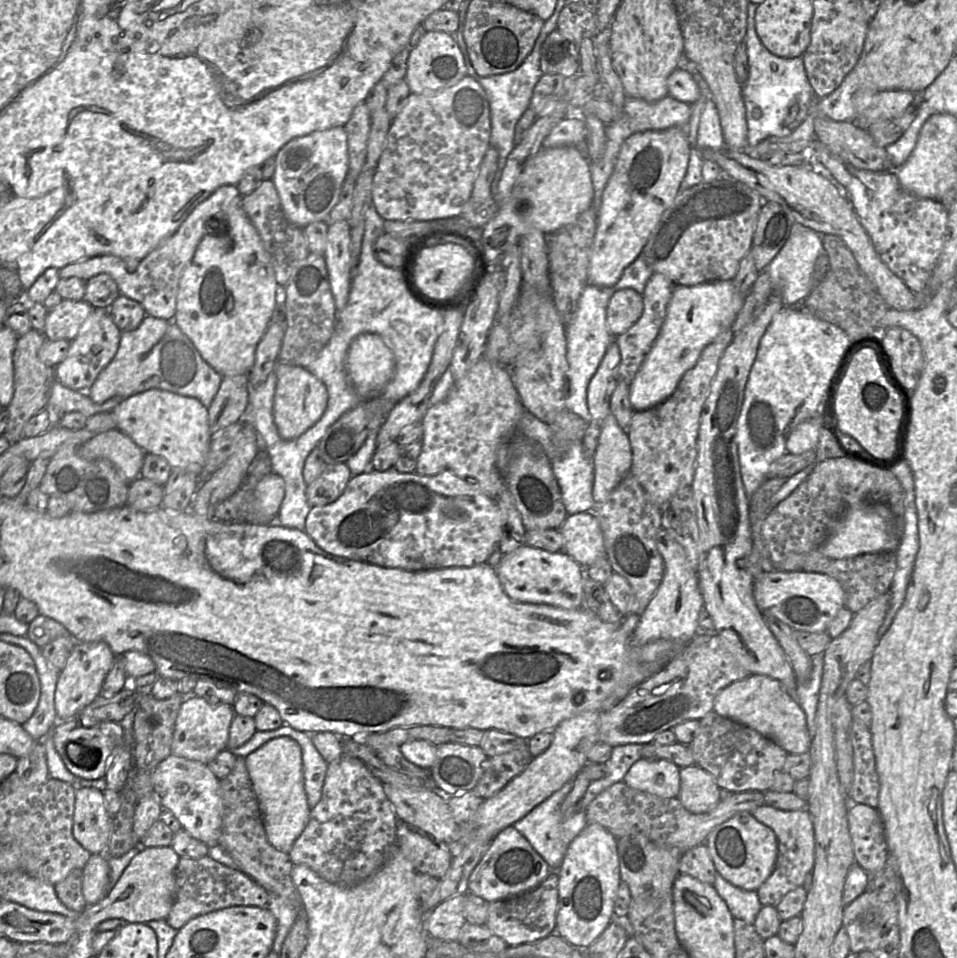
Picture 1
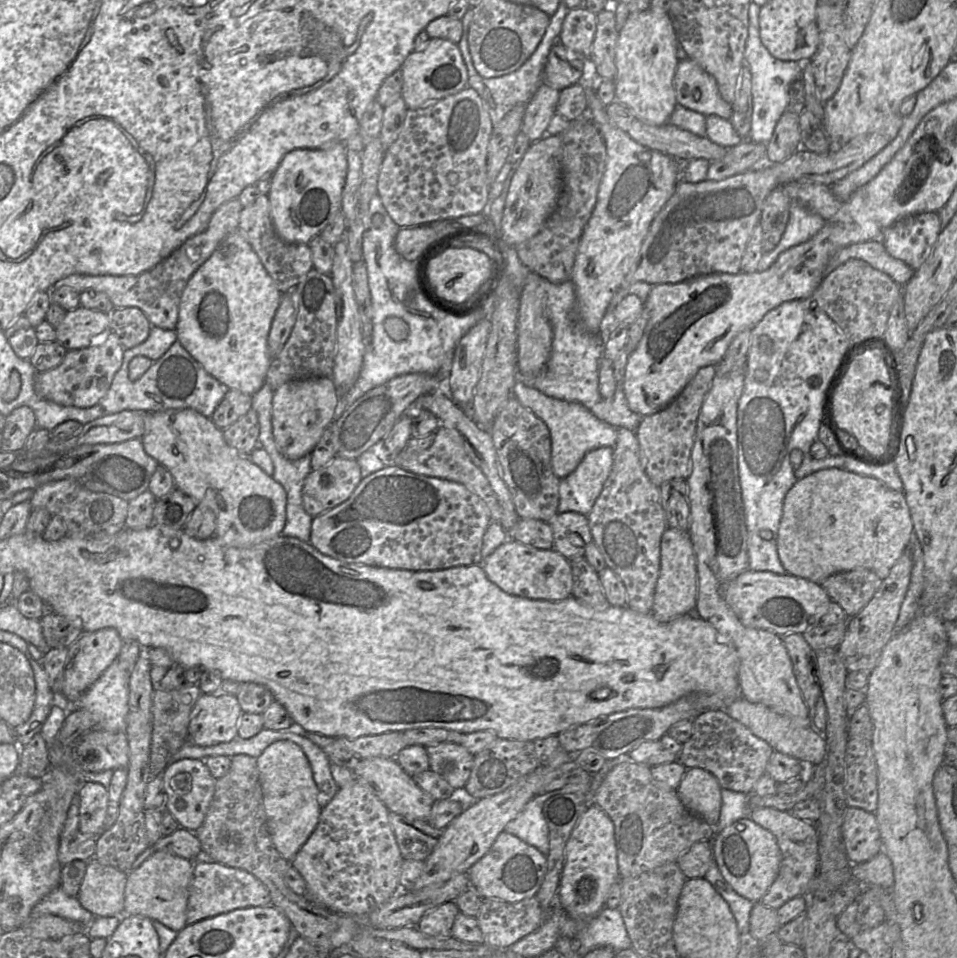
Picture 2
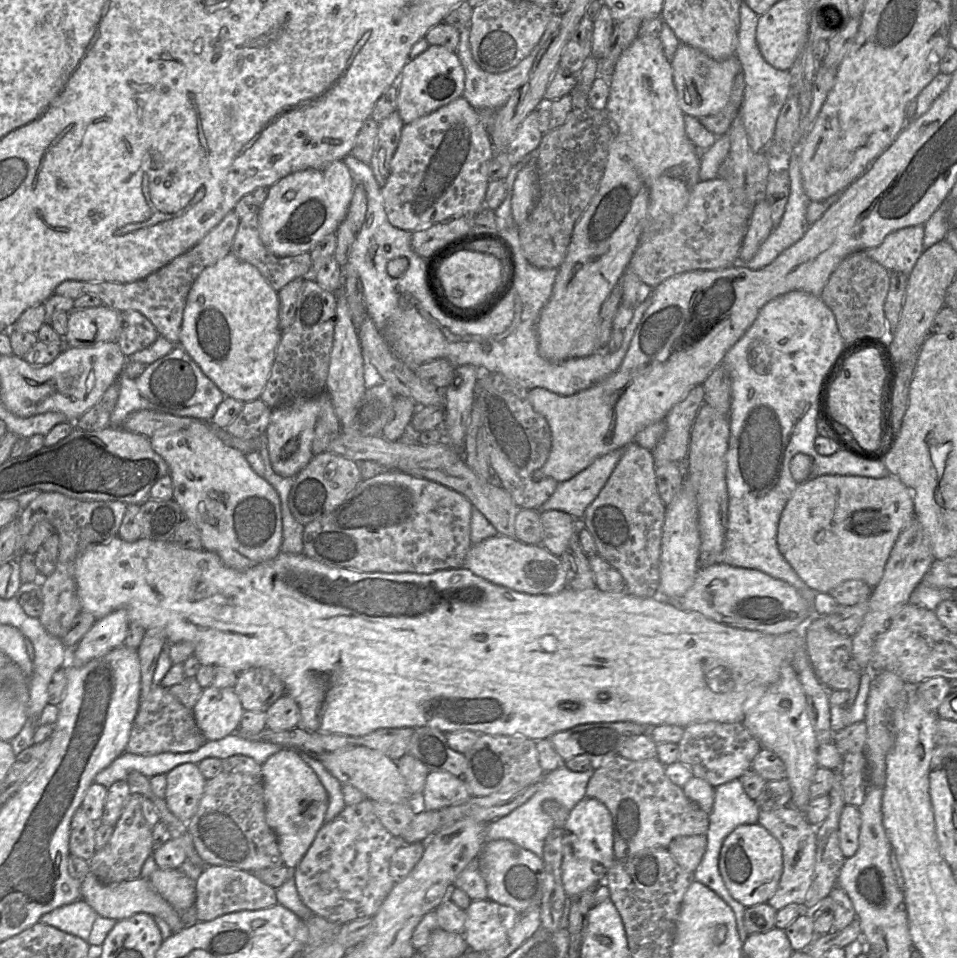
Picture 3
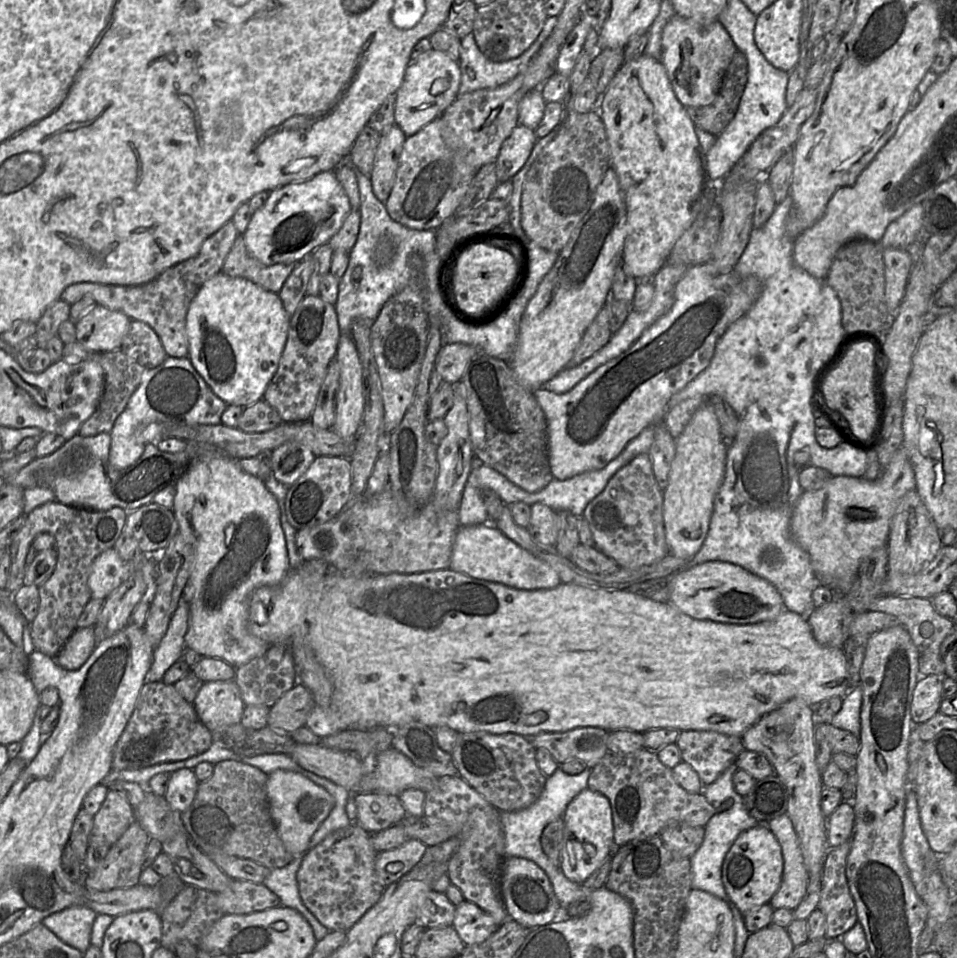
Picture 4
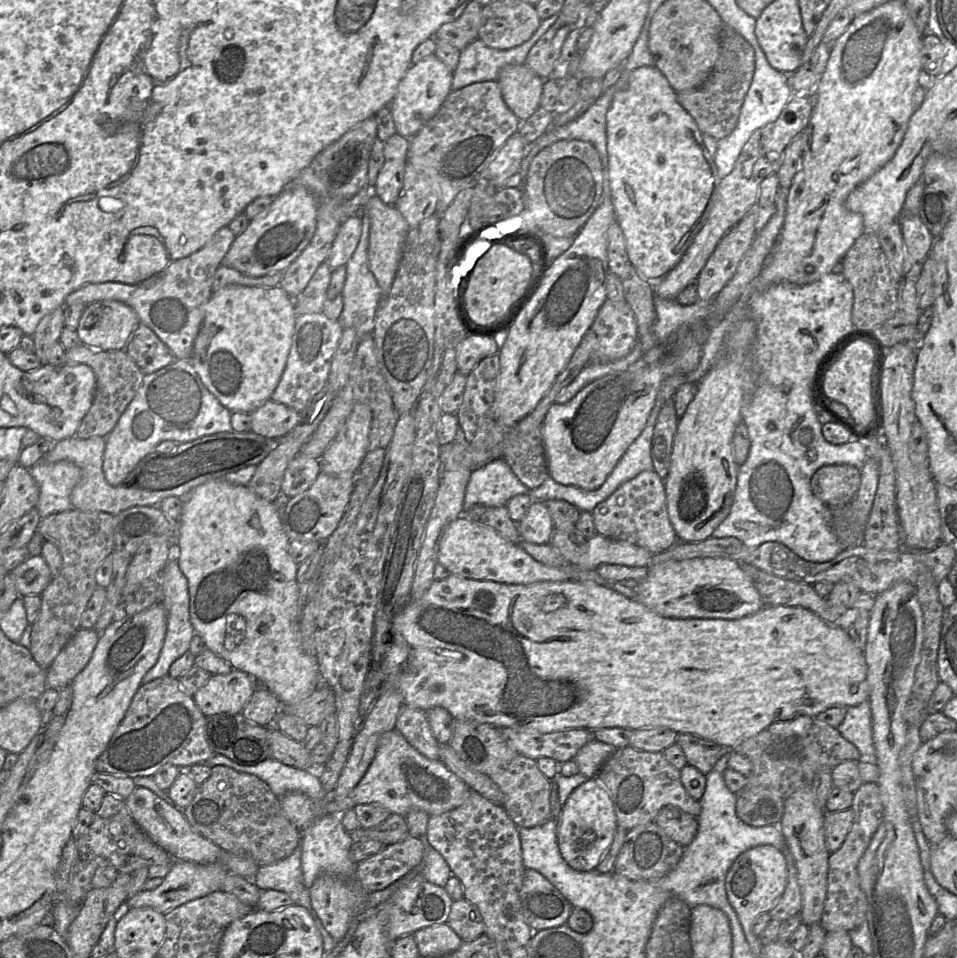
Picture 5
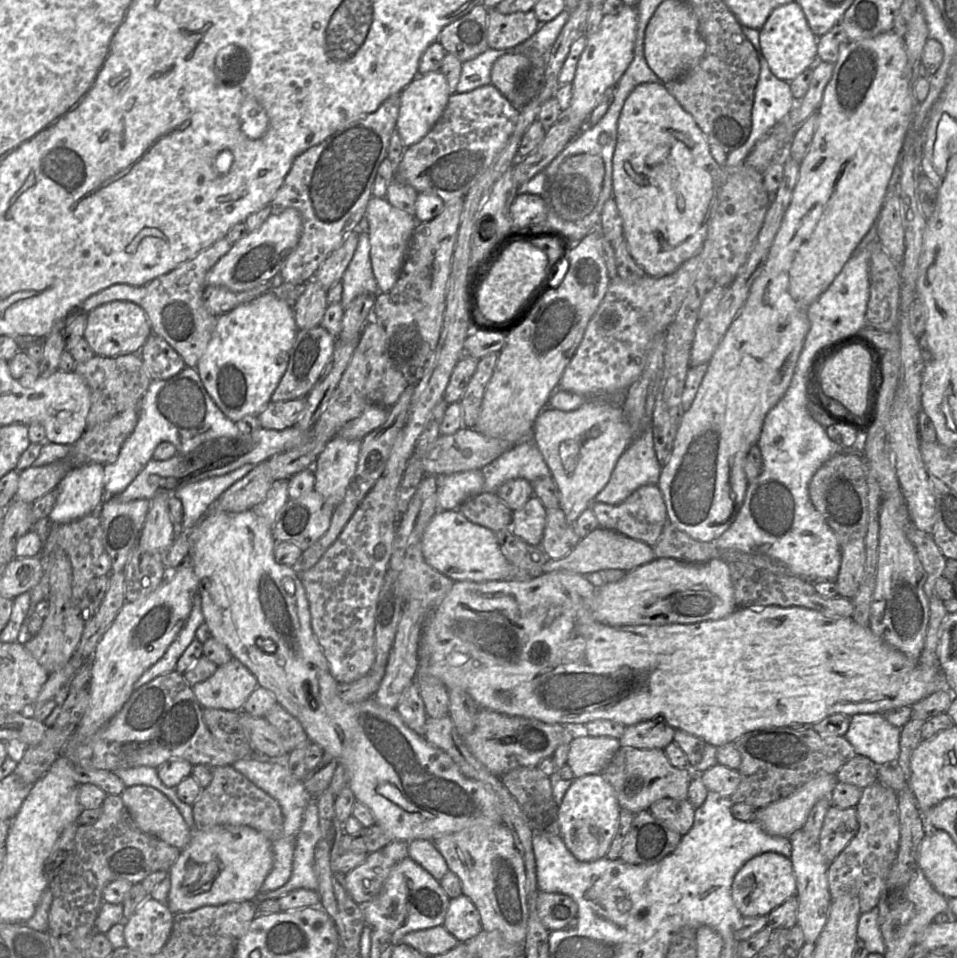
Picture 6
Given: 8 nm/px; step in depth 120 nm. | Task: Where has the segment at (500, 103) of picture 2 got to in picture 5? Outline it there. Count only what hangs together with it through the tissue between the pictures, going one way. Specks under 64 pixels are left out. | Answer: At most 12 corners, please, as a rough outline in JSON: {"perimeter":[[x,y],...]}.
{"perimeter":[[558,15],[541,21],[520,46],[499,50],[479,38],[461,51],[452,90],[495,81],[525,64]]}

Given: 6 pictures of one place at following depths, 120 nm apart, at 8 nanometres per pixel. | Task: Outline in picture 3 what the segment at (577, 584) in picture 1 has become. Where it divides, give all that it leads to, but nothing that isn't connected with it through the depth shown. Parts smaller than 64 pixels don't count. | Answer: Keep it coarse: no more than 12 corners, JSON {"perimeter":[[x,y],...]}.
{"perimeter":[[496,535],[472,544],[463,568],[531,595],[567,588],[560,557]]}

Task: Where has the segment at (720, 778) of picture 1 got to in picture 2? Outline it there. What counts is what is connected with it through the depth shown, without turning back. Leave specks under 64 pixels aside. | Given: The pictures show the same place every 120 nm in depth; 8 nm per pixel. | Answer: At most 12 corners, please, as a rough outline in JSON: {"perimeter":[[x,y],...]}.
{"perimeter":[[730,717],[693,719],[678,760],[752,794],[774,749]]}

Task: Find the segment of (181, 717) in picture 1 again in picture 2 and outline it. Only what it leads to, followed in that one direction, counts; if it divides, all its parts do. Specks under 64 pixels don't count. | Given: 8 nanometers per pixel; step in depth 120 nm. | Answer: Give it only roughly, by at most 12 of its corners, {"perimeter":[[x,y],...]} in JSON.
{"perimeter":[[201,694],[188,741],[201,747],[237,738],[237,696]]}

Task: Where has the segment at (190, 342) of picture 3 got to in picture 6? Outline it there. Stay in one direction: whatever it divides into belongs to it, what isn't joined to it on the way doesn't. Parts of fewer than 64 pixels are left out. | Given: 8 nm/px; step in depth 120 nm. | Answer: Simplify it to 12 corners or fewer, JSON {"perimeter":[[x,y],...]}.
{"perimeter":[[266,292],[217,317],[195,369],[230,420],[287,369],[292,305]]}

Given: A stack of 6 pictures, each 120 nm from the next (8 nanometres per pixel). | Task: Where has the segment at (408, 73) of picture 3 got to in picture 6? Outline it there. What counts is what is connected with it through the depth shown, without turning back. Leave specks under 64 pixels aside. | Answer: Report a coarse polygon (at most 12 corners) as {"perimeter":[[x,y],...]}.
{"perimeter":[[444,74],[418,75],[402,90],[396,131],[407,148],[440,119]]}

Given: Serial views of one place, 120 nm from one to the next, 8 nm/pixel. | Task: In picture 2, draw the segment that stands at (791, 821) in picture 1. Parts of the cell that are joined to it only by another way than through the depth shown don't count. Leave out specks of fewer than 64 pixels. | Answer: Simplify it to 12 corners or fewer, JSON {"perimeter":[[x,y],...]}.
{"perimeter":[[769,807],[751,818],[776,837],[777,878],[760,903],[807,896],[819,868],[817,824]]}

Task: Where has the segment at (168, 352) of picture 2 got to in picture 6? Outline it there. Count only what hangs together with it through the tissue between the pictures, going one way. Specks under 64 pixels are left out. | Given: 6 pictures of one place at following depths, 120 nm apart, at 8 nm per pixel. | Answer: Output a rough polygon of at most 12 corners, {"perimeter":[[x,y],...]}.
{"perimeter":[[195,368],[151,381],[103,503],[128,487],[160,443],[188,454],[240,434]]}

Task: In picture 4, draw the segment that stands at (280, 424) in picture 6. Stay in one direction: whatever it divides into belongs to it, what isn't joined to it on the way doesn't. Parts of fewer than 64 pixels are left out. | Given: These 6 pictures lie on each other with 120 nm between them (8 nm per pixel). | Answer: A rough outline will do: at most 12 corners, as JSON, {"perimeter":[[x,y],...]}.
{"perimeter":[[263,399],[244,408],[237,428],[246,433],[283,423]]}

